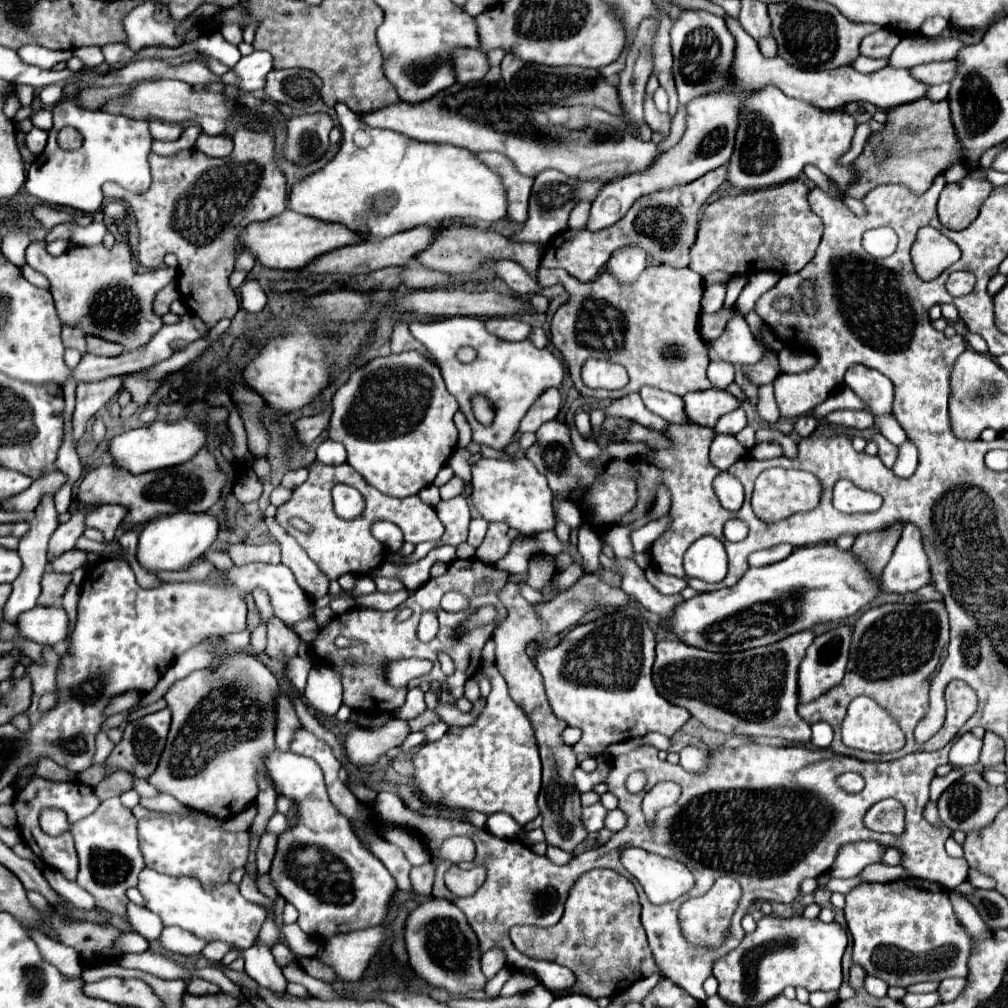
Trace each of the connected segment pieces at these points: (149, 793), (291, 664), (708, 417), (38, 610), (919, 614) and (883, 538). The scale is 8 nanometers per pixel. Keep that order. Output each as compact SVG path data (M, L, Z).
M134 778L134 790L142 796L142 798L154 798L158 796L158 790L154 790L146 780L142 778Z
M294 656L286 662L286 676L290 680L290 684L302 694L304 688L306 688L306 678L308 678L308 672L312 668L312 662L310 660L304 660L300 656Z
M702 390L702 392L688 392L684 396L684 404L686 404L686 414L692 422L700 424L700 426L708 426L714 428L716 420L726 414L732 412L736 408L740 408L740 400L730 396L724 390Z
M36 606L30 612L22 614L22 620L16 624L20 636L30 638L38 644L58 644L66 640L70 632L70 618L62 606Z
M924 602L924 604L882 604L866 610L852 626L852 644L848 672L844 680L812 700L810 704L800 704L798 714L808 722L828 722L834 728L834 750L844 754L846 746L840 740L840 726L846 716L850 700L854 696L870 696L900 724L906 734L904 754L920 750L914 742L914 728L928 712L928 690L930 676L942 664L948 646L948 612L944 602Z
M894 524L890 528L876 530L876 532L864 532L856 536L856 542L852 548L856 556L866 564L866 568L878 574L888 564L900 540L900 534L902 534L902 524Z

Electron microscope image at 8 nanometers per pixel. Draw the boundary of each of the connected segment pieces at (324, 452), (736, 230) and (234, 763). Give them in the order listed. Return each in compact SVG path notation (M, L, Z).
M324 440L316 448L316 460L322 464L342 464L342 462L346 462L346 450L340 442Z
M796 179L758 192L724 196L708 204L696 244L690 250L690 266L700 276L714 270L728 274L752 274L760 270L776 270L782 274L802 270L822 238L822 220L810 210L806 200L808 188Z
M248 652L224 654L218 668L204 668L192 672L182 680L176 680L164 694L164 700L172 710L172 728L160 764L148 778L148 782L160 792L174 796L178 802L198 812L212 814L220 820L230 820L246 810L258 796L256 774L264 772L268 776L268 770L264 766L266 754L276 750L274 730L278 692L280 686L274 674L254 654Z

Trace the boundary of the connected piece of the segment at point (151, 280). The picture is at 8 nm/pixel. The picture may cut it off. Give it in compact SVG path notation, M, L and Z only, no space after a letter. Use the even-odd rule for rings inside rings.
M118 240L110 250L104 248L102 244L90 246L90 248L74 246L74 248L66 250L62 256L50 256L46 252L44 242L32 242L26 248L26 262L28 262L28 266L32 266L36 272L44 274L50 280L50 284L52 284L50 292L54 296L58 316L62 318L64 324L80 326L84 332L90 332L92 336L102 336L104 340L114 340L114 342L122 344L124 350L138 348L138 344L146 344L146 340L150 340L150 336L154 336L154 332L158 328L162 328L162 318L152 312L152 302L154 302L154 296L166 284L170 284L170 280L176 278L176 270L174 268L156 268L156 270L136 272L132 266L132 252L124 240Z

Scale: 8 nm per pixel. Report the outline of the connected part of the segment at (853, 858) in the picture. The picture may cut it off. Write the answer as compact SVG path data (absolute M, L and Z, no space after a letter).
M862 840L862 842L850 842L844 848L840 848L832 868L830 876L834 878L854 878L858 876L866 866L880 864L886 848L882 844L876 844L874 840Z

